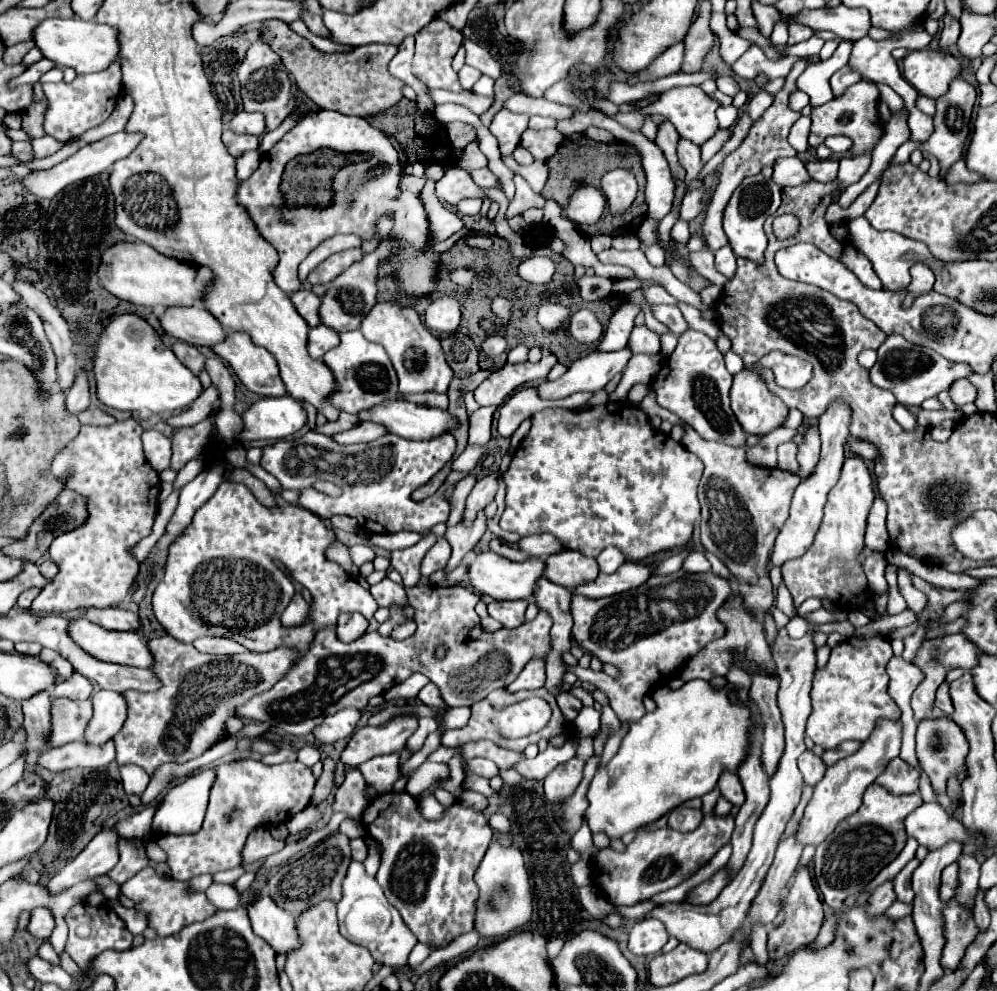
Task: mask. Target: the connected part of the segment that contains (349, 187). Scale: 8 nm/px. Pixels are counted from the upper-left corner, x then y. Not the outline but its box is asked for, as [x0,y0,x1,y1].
[236,111,438,299]

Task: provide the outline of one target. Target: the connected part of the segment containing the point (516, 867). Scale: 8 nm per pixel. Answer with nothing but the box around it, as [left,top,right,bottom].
[474,843,532,937]

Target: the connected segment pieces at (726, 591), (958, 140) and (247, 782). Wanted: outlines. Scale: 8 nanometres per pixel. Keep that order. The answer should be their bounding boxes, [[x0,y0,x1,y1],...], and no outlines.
[[572,569,732,723],[924,79,976,179],[158,759,316,881]]

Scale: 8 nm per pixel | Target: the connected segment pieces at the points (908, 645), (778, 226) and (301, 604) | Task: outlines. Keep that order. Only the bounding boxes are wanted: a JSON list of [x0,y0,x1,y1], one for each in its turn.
[[902,619,926,662],[772,213,800,239],[282,593,308,625]]

